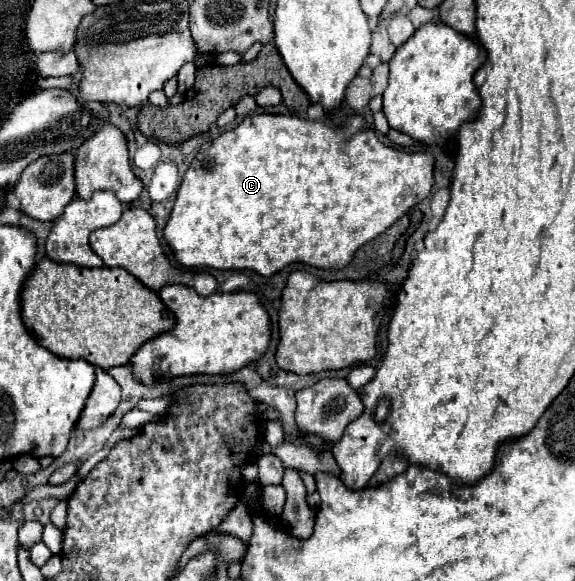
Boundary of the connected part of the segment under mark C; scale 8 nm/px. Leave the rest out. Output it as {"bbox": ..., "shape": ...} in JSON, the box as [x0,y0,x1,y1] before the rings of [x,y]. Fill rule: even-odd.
{"bbox":[164,114,434,276],"shape":[[[254,114],[200,146],[182,178],[164,238],[184,266],[254,270],[262,276],[272,276],[292,262],[344,268],[360,246],[420,204],[432,184],[434,156],[430,152],[406,152],[384,144],[358,114],[348,116],[340,126],[290,114]]]}

